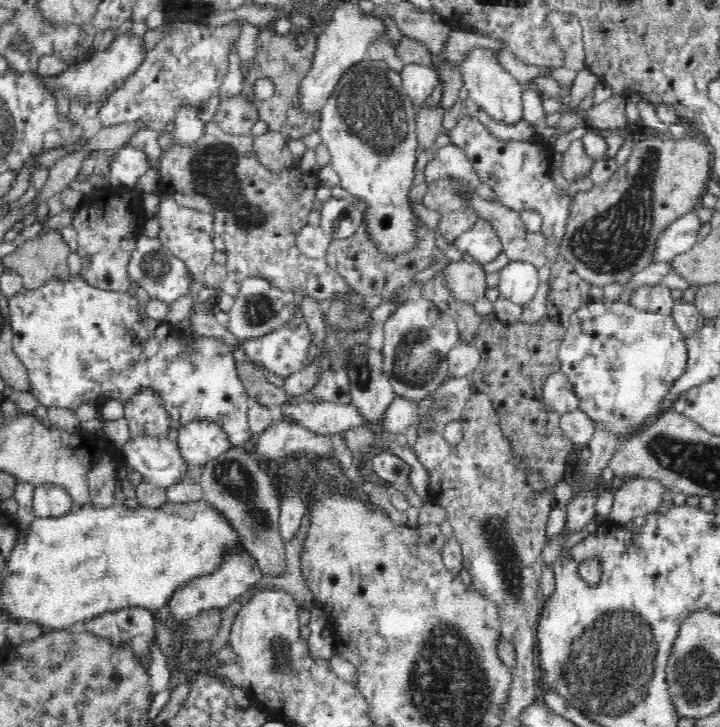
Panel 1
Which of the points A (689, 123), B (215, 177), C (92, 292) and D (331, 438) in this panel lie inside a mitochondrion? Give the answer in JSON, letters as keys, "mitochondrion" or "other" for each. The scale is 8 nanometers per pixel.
{"A":"other","B":"mitochondrion","C":"other","D":"other"}

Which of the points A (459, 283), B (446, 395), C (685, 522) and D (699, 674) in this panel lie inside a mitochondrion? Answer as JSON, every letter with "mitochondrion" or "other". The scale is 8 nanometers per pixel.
{"A":"other","B":"mitochondrion","C":"other","D":"mitochondrion"}

